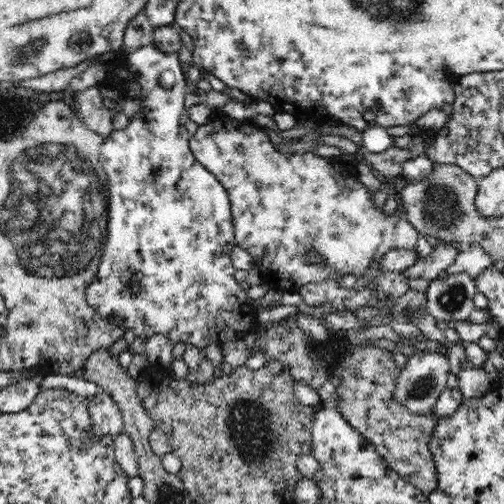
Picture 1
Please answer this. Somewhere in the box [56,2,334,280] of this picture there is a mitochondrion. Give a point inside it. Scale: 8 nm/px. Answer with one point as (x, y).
(76, 40)

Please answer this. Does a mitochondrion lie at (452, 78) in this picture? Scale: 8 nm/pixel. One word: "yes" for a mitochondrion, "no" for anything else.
no

